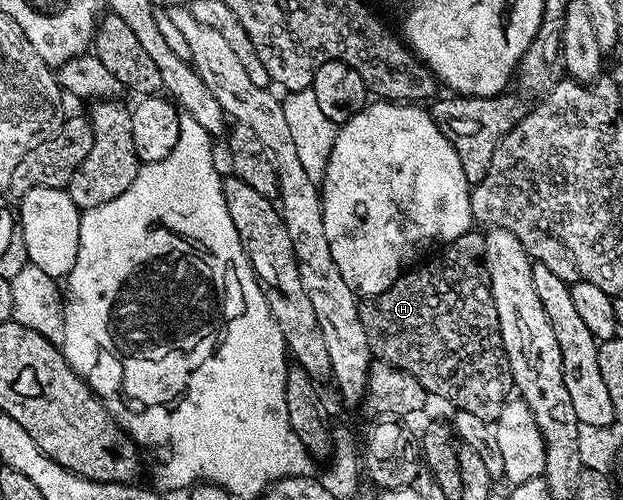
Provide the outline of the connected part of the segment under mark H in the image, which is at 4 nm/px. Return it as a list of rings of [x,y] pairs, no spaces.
[[[471,230],[449,242],[440,251],[428,262],[405,271],[382,293],[365,297],[359,303],[362,328],[372,355],[379,363],[406,370],[412,377],[418,378],[418,382],[422,382],[433,397],[441,396],[449,400],[453,409],[495,422],[498,414],[502,414],[502,406],[510,399],[514,385],[509,358],[502,342],[497,307],[493,302],[492,284],[482,261],[485,238],[481,231]]]

